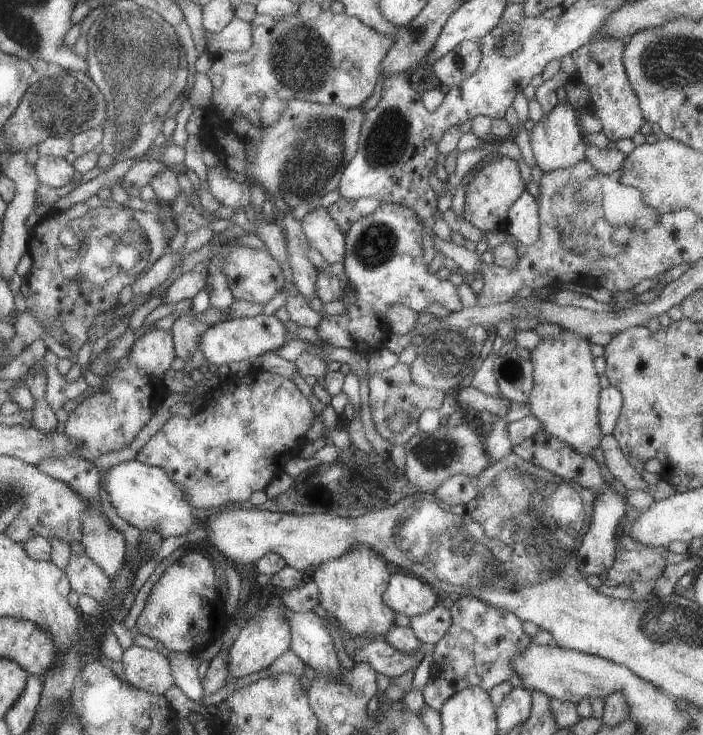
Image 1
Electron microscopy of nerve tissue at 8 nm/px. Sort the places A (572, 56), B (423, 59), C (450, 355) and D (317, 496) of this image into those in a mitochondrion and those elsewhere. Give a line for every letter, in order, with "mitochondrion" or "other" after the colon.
A: other
B: other
C: mitochondrion
D: other

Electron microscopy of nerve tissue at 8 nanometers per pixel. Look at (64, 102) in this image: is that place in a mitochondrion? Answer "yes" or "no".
yes

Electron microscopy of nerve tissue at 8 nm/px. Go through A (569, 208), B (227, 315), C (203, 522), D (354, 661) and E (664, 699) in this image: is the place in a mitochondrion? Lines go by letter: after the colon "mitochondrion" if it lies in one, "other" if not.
A: mitochondrion
B: other
C: other
D: other
E: other

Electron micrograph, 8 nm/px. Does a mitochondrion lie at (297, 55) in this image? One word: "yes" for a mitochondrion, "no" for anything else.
yes

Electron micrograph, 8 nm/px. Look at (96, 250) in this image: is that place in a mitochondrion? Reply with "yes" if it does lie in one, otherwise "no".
yes

